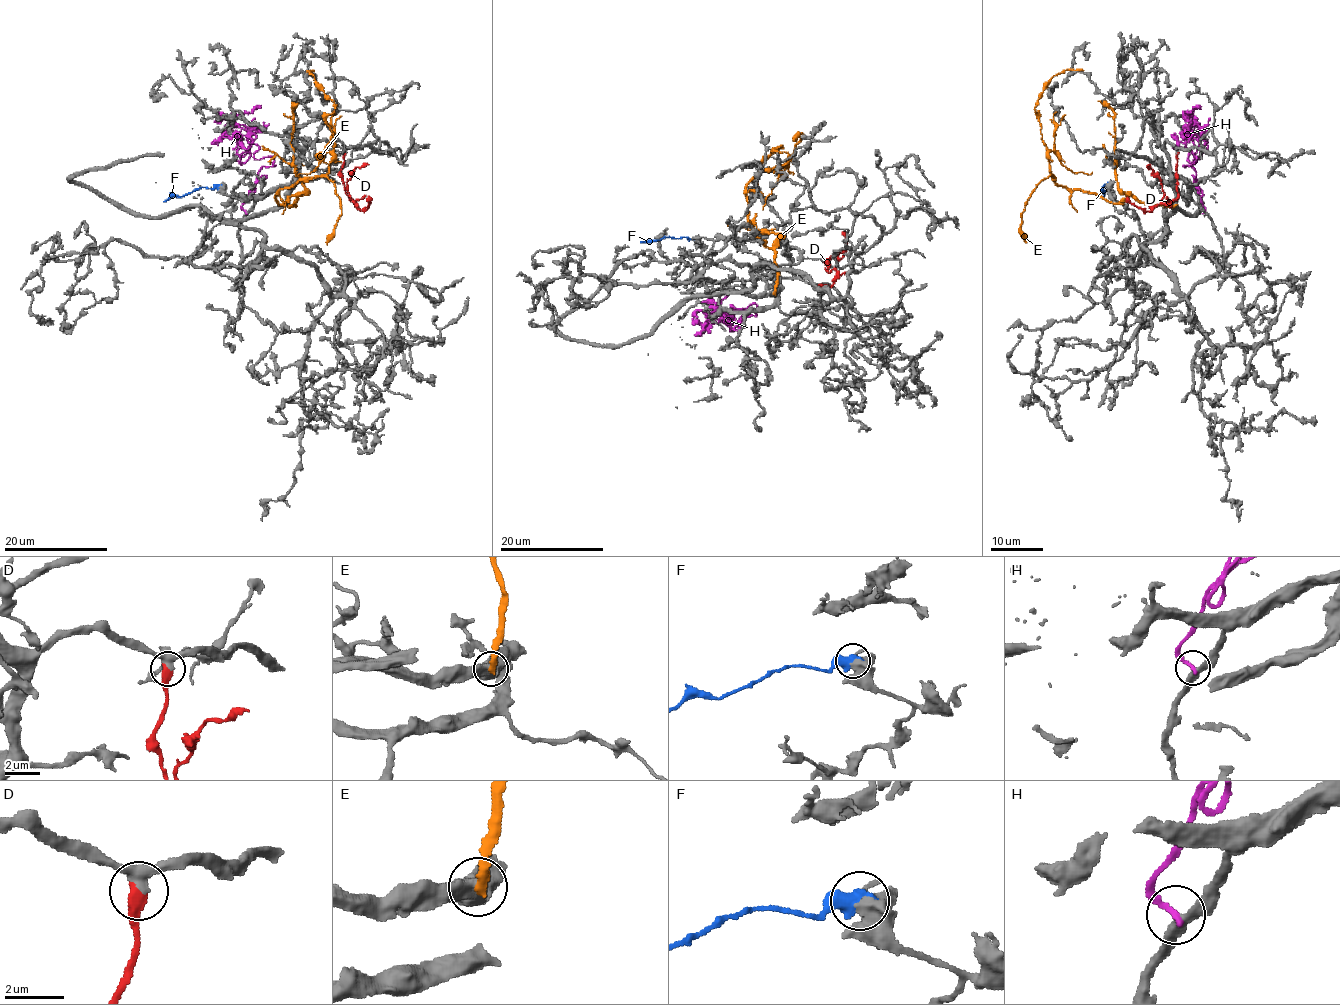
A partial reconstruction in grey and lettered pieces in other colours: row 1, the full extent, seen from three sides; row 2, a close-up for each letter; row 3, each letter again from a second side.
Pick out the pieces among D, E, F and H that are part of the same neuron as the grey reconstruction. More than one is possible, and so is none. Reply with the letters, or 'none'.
D

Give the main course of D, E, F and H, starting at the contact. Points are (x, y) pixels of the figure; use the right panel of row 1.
D: (1177, 153), (1175, 199), (1164, 203), (1161, 200), (1162, 183), (1147, 165)
E: (1175, 205), (1150, 204), (1128, 195), (1113, 202), (1067, 190), (1052, 178), (1035, 103), (1054, 75), (1083, 70)
F: (1109, 183), (1103, 185), (1102, 198)
H: (1203, 211), (1196, 172), (1184, 166), (1208, 146), (1201, 151), (1190, 131), (1192, 108)

